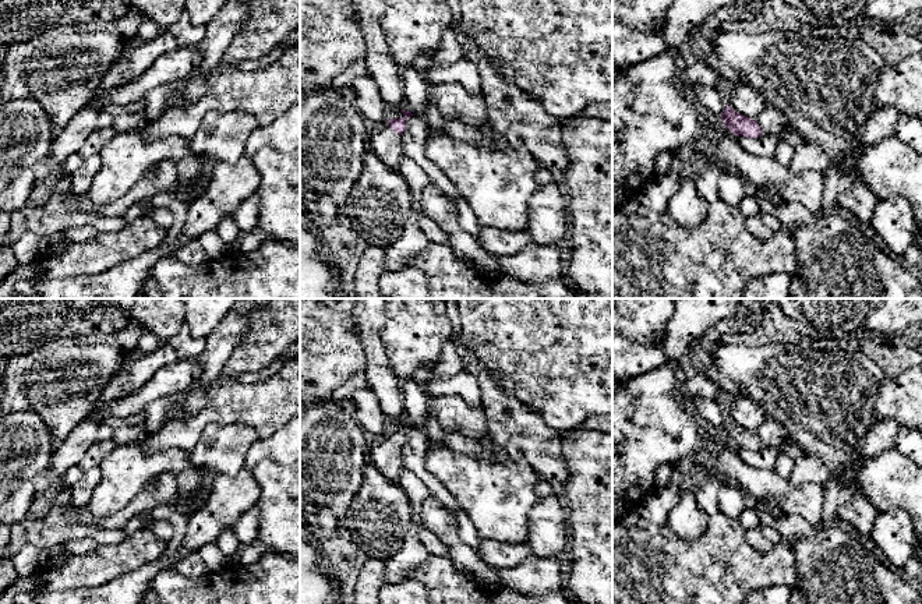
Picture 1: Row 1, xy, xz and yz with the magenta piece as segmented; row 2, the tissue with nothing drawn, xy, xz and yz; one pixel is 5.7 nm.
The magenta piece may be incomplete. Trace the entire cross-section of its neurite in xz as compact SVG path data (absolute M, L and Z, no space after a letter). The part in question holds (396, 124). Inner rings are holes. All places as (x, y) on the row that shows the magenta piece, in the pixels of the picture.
M402 110L402 119L388 119L382 126L375 127L368 135L368 148L391 169L398 170L403 158L402 134L406 131L406 119L414 116Z

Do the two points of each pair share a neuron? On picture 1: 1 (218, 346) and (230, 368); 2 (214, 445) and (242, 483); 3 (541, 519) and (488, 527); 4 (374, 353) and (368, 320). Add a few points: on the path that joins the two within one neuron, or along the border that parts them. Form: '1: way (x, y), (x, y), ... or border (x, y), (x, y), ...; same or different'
1: border (246, 334), (244, 339), (232, 353), (222, 374); different
2: border (243, 467), (235, 474), (211, 476); different
3: border (540, 498), (529, 512), (529, 536), (526, 540); different
4: way (373, 345), (368, 328); same

